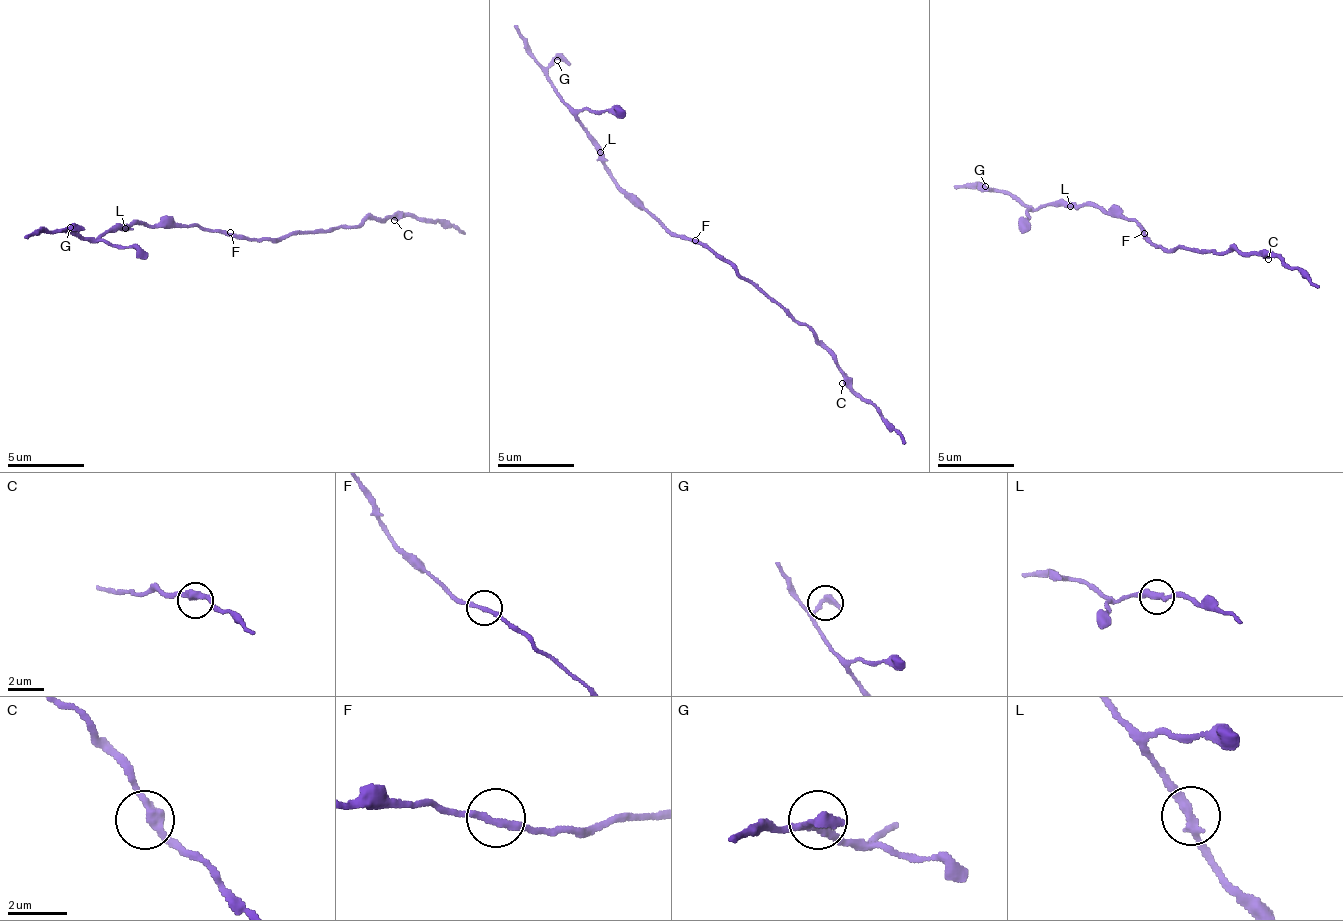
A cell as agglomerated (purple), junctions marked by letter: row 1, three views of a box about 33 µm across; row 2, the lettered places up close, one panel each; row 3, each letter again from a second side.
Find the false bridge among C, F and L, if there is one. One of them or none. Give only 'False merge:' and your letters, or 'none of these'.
False merge: none of these

